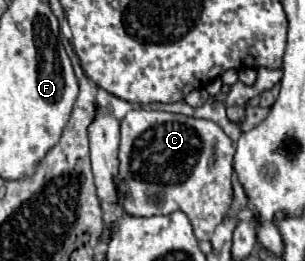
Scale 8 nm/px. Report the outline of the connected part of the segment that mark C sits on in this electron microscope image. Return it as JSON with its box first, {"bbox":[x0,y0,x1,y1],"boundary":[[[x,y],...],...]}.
{"bbox":[118,108,234,240],"boundary":[[[134,108],[120,122],[120,146],[118,146],[118,192],[120,208],[130,216],[156,216],[182,210],[192,226],[198,240],[210,240],[216,226],[224,220],[232,204],[232,158],[234,142],[224,130],[202,118],[184,114],[172,114],[152,108]]]}

